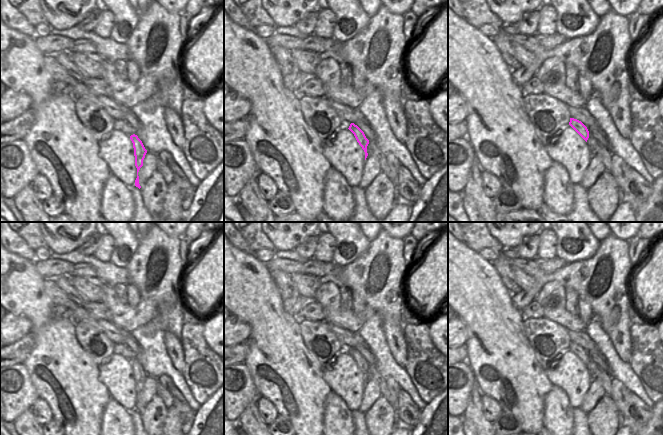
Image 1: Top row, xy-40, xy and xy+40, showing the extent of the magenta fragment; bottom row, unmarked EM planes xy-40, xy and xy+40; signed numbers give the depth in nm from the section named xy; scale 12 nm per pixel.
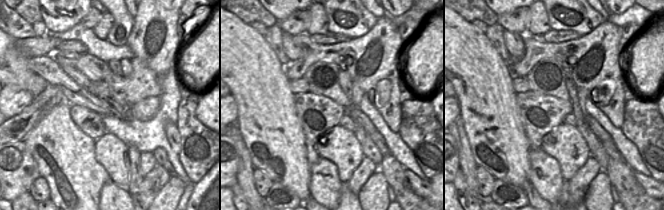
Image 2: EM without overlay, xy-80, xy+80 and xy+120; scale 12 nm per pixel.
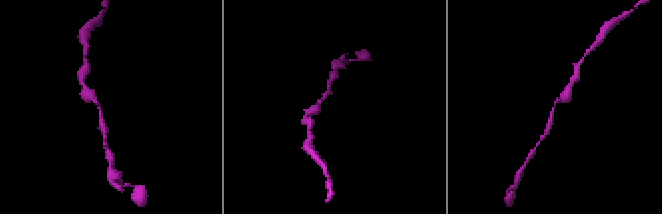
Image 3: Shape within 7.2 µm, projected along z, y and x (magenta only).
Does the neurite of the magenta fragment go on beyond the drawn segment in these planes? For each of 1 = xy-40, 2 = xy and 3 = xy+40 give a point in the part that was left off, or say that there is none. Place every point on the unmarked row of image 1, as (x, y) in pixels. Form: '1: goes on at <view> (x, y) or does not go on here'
1: does not go on here
2: does not go on here
3: does not go on here

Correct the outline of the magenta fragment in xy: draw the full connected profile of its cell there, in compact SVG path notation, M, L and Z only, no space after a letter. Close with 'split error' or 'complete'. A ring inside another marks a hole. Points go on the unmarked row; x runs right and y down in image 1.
M351 347L349 352L348 352L355 360L357 366L359 367L359 369L362 371L362 373L365 376L365 384L368 380L367 377L367 370L369 368L369 364L366 362L364 356L354 347Z; complete

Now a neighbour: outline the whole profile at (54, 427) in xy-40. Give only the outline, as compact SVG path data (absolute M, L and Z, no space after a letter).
M54 418L42 426L42 431L44 435L65 435L65 428Z

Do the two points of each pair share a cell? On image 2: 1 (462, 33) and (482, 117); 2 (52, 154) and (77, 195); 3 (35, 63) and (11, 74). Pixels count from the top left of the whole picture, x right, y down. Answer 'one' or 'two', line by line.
1: one
2: one
3: two

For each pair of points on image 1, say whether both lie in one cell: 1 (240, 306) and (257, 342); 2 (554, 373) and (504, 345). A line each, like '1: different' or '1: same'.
1: same
2: different

